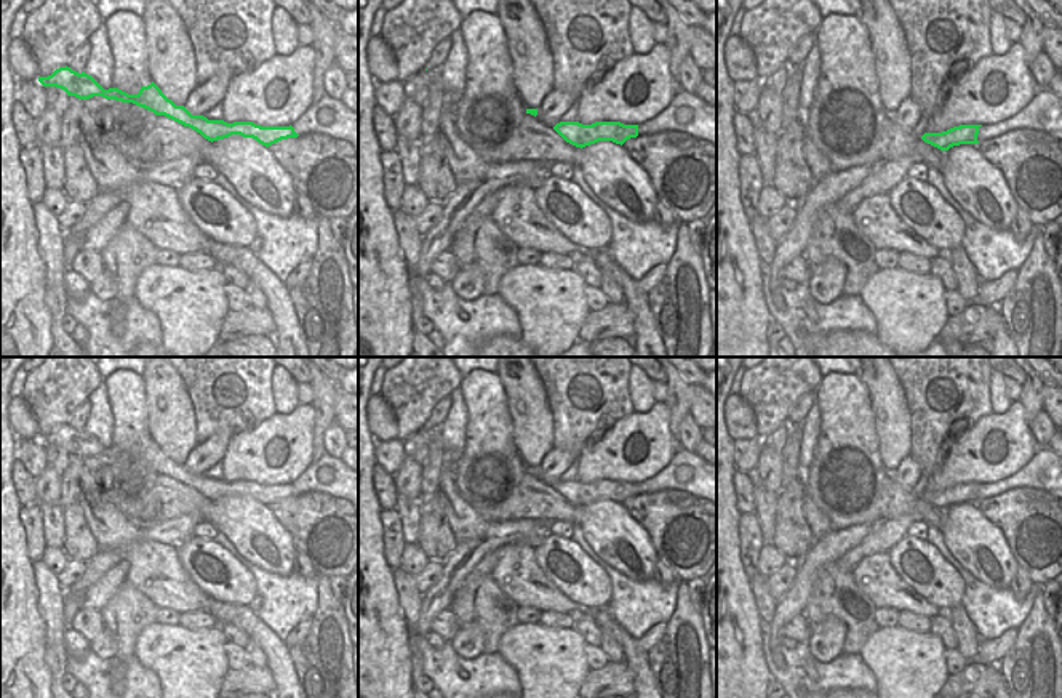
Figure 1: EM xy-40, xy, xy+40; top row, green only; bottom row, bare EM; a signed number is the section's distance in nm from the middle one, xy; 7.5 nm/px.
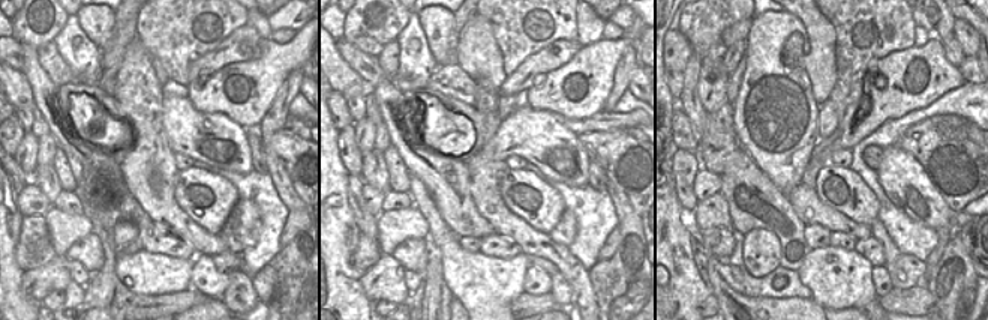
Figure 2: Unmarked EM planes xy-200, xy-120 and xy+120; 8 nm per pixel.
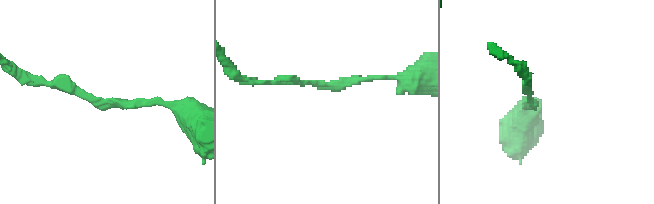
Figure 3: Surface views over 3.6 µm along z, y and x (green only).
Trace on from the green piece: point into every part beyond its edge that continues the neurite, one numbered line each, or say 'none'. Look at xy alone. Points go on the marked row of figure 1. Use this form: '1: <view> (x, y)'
1: xy (638, 87)

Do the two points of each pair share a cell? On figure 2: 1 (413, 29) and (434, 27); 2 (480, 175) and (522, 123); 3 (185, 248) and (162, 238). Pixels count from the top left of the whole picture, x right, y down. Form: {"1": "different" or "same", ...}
{"1": "different", "2": "different", "3": "same"}

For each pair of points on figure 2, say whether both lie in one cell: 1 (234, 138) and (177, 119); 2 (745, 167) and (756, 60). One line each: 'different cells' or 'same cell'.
1: same cell
2: different cells

